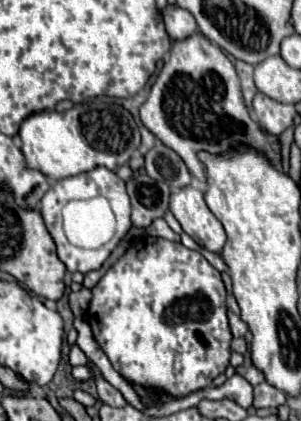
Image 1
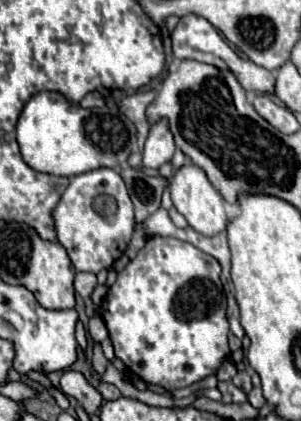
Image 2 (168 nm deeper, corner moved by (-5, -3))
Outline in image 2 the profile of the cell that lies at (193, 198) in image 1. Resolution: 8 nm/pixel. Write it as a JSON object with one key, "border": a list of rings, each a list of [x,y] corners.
{"border":[[[185,164],[181,170],[175,172],[171,186],[169,186],[169,192],[171,192],[173,206],[177,208],[179,214],[185,216],[185,220],[189,222],[189,226],[193,230],[197,230],[203,236],[215,236],[215,234],[221,234],[225,230],[227,214],[225,214],[225,208],[223,208],[223,198],[211,186],[211,182],[207,180],[207,176],[203,174],[201,168],[193,166],[193,164]]]}

